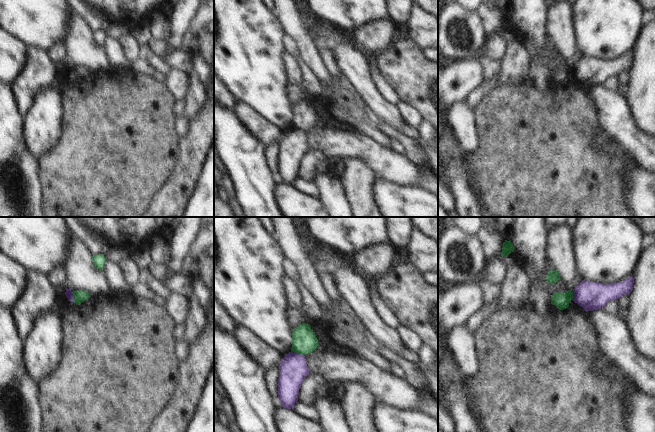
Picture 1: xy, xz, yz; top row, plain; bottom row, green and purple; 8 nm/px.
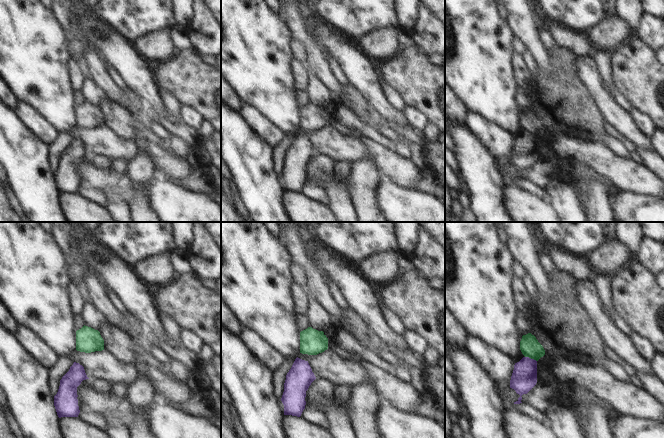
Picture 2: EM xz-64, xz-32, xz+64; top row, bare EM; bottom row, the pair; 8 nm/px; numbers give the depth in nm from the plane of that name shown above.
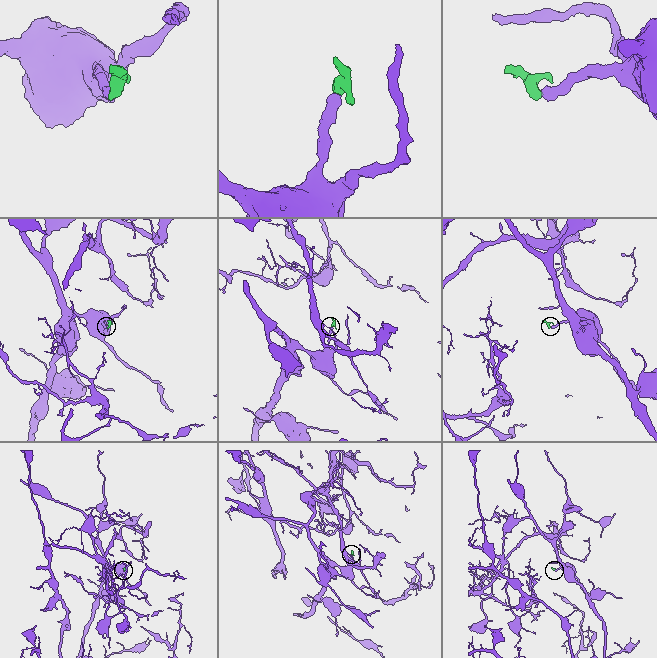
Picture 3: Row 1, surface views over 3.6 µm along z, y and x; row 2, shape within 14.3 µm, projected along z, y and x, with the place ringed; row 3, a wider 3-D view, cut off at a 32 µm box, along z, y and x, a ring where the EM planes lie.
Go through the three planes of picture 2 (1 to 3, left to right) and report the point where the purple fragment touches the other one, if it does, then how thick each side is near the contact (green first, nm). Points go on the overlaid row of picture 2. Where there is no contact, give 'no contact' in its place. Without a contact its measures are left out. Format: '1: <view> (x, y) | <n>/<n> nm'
1: no contact
2: no contact
3: xz+64 (531, 358) | 160/200 nm

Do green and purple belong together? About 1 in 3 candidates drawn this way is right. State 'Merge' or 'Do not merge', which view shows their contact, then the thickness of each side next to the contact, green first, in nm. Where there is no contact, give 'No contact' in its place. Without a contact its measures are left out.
Do not merge. Touches green in xz. Thickness 200 nm (green) against 240 nm

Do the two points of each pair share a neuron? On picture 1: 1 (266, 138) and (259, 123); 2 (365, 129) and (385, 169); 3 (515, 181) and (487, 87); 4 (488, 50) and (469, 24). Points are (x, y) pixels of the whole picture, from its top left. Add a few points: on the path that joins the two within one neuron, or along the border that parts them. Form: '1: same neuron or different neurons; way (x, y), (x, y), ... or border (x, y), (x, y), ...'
1: same neuron; way (266, 134), (260, 127)
2: different neurons; border (363, 134), (389, 148)
3: different neurons; border (498, 85), (488, 92), (474, 108)
4: different neurons; border (490, 36), (478, 58)

